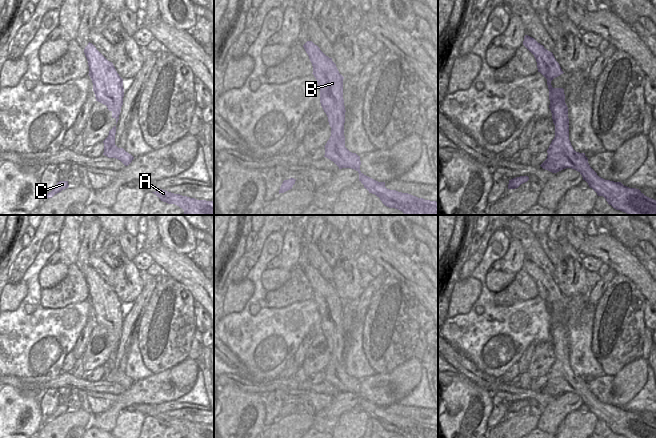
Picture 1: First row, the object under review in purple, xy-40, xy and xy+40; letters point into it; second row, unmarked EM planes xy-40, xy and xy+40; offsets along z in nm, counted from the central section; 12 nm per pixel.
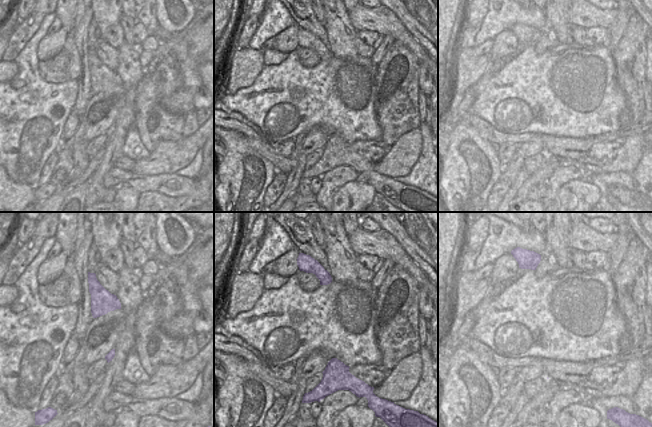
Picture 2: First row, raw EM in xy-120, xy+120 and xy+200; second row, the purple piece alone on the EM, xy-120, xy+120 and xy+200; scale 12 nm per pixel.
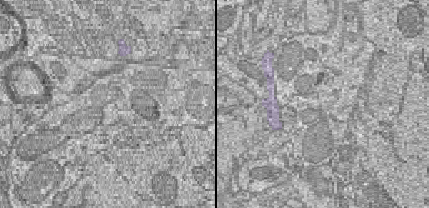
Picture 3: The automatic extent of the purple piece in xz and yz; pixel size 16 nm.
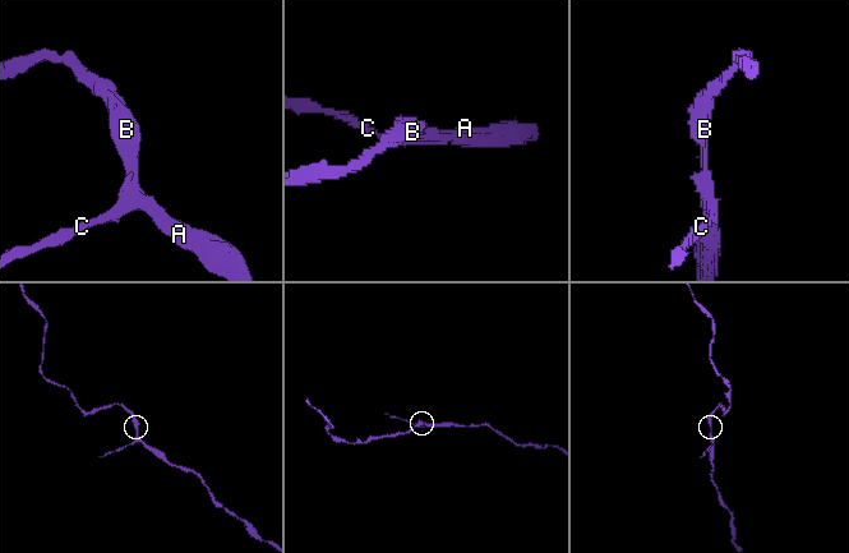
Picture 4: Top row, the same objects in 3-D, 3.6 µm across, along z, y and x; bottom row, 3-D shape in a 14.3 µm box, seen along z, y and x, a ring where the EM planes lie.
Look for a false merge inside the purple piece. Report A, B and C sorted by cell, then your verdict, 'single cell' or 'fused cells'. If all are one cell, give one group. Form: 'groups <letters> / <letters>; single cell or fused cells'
groups A B C; single cell

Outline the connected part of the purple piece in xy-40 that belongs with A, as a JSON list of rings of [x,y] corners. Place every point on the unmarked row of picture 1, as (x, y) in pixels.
[[[162,413],[152,417],[163,426],[179,430],[184,434],[184,438],[214,438],[214,425],[197,424]]]

